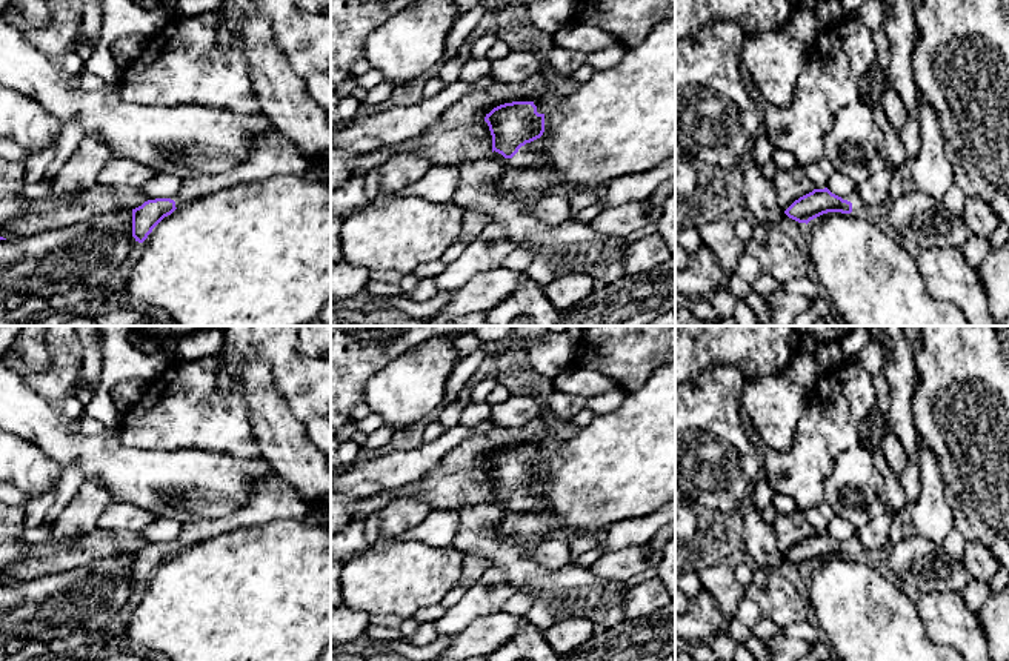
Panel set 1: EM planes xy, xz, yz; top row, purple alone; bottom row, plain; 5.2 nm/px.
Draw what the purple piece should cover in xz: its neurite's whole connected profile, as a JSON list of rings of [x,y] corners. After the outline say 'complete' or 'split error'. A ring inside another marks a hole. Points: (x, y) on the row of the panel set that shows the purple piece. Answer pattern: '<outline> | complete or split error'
[[[512,101],[494,108],[485,121],[492,135],[492,152],[506,158],[509,168],[541,168],[548,164],[546,155],[532,146],[532,141],[544,132],[544,114],[537,112],[534,101]]] | split error

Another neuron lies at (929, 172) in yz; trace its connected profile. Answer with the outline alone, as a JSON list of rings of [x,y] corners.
[[[920,97],[917,105],[921,146],[911,160],[906,175],[915,192],[923,192],[941,201],[954,184],[954,169],[944,154],[940,123],[935,111]]]

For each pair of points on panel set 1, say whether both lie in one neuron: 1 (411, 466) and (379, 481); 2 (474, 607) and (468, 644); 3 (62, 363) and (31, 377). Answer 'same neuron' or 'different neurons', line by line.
1: same neuron
2: different neurons
3: same neuron

